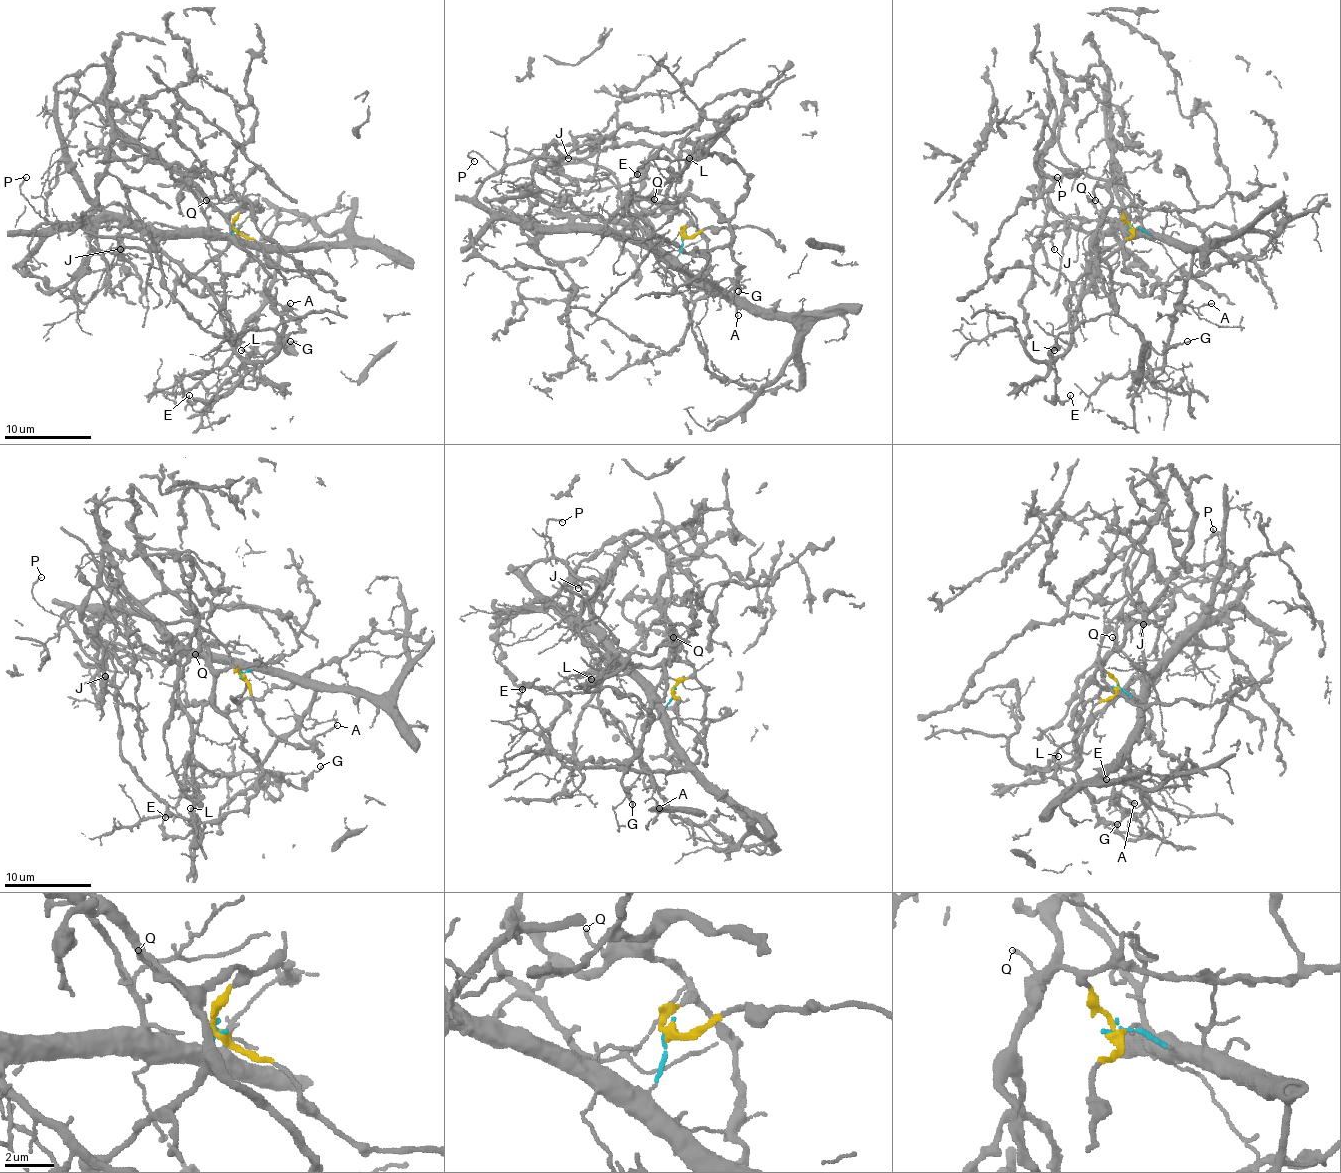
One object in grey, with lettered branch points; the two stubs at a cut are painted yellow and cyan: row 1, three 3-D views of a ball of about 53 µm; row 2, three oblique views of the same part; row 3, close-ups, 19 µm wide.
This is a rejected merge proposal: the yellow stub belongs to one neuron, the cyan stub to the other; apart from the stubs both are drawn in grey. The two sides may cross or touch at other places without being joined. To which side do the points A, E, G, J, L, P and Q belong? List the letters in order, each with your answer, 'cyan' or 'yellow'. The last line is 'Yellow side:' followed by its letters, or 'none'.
A: cyan
E: yellow
G: yellow
J: cyan
L: yellow
P: cyan
Q: yellow
Yellow side: E, G, L, Q

